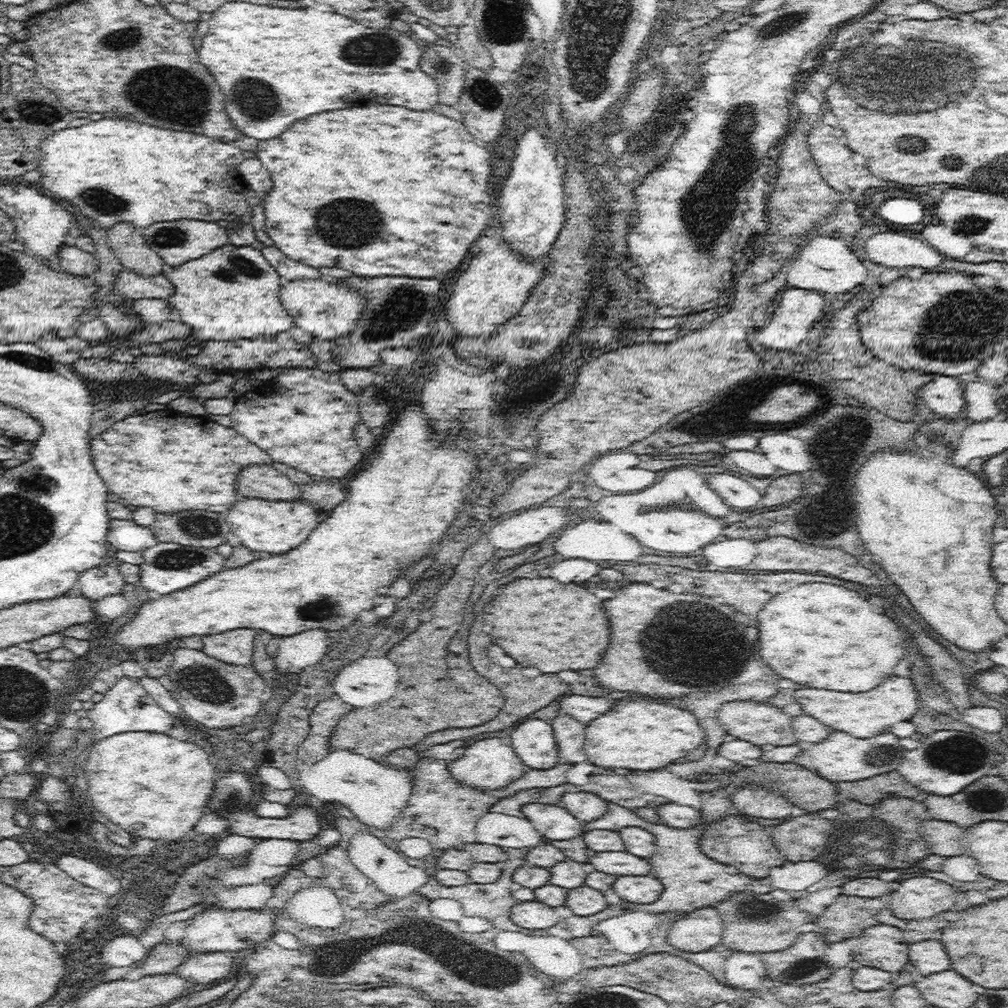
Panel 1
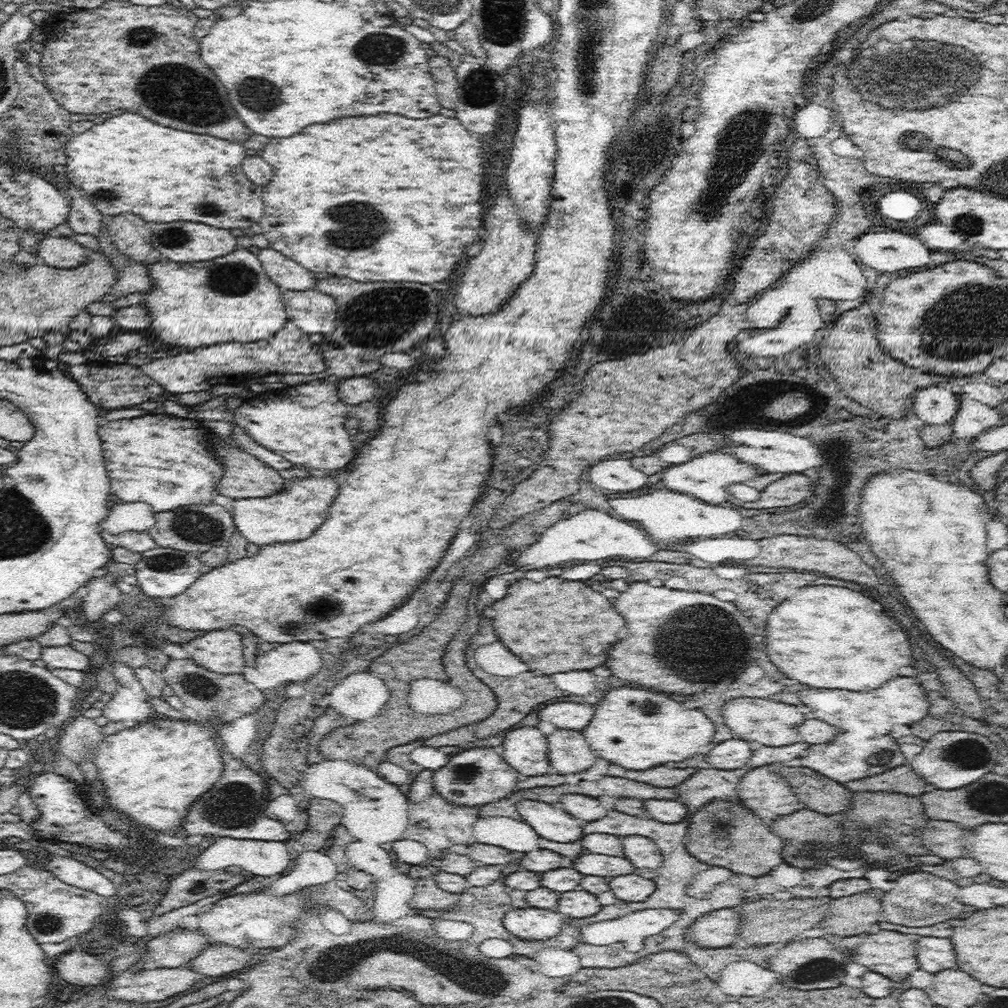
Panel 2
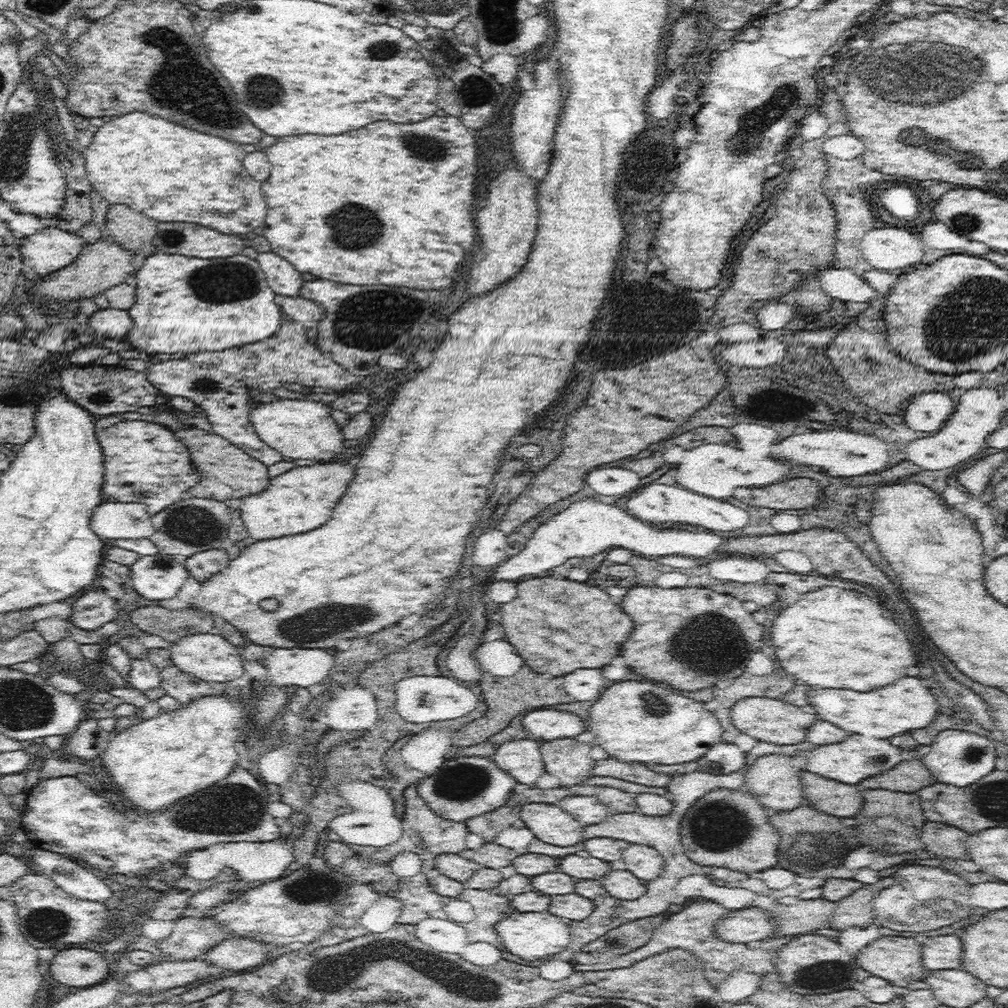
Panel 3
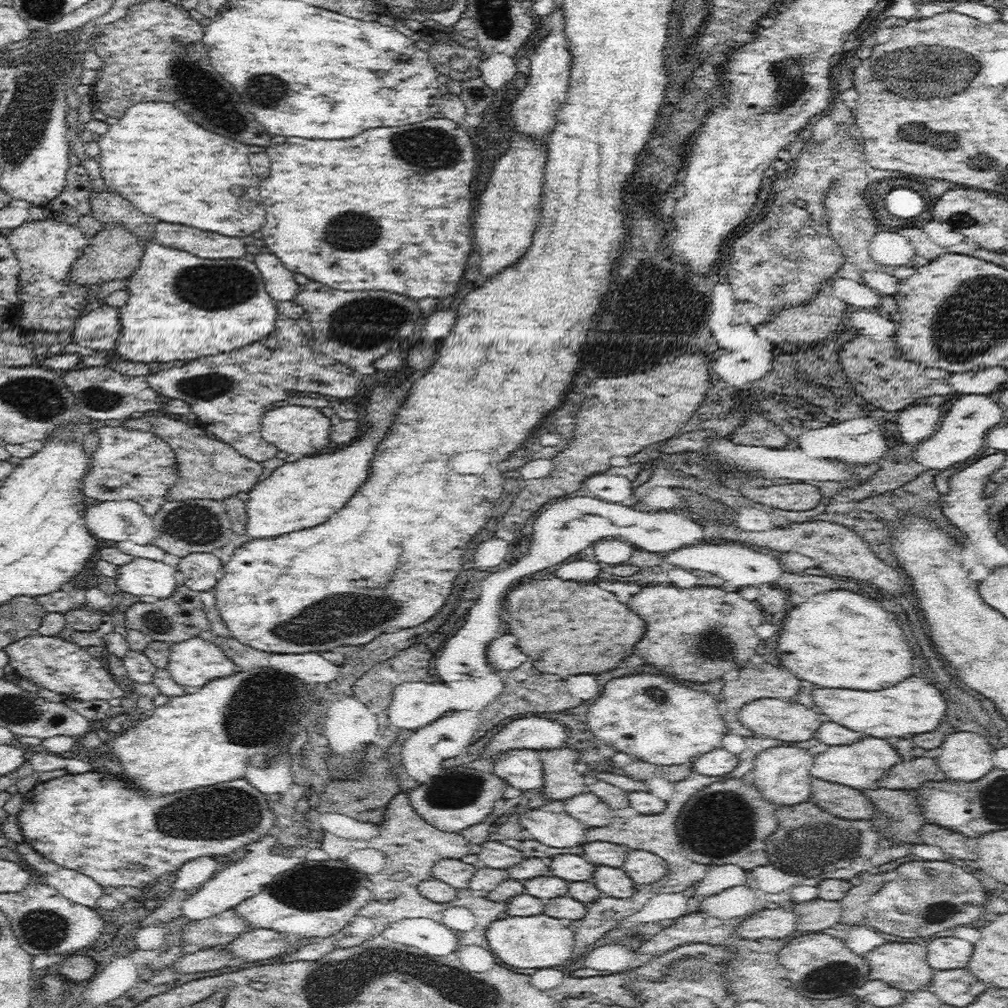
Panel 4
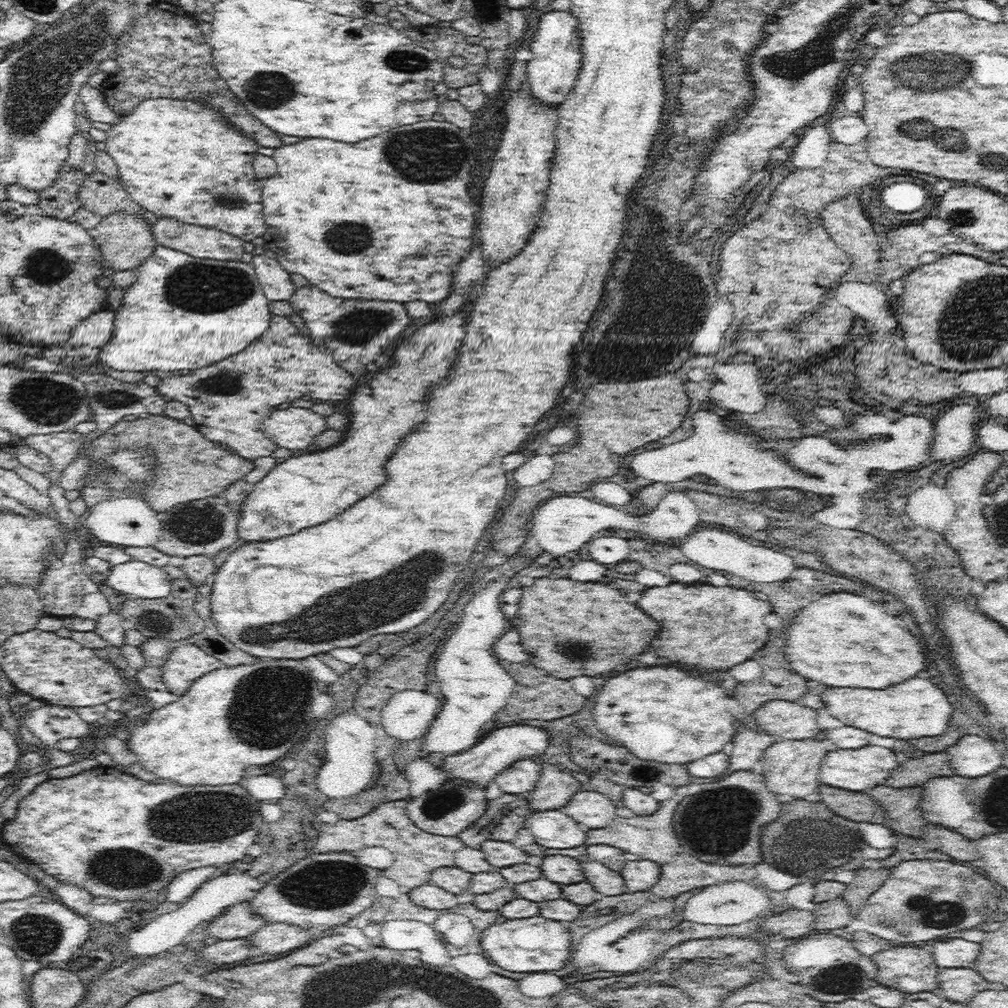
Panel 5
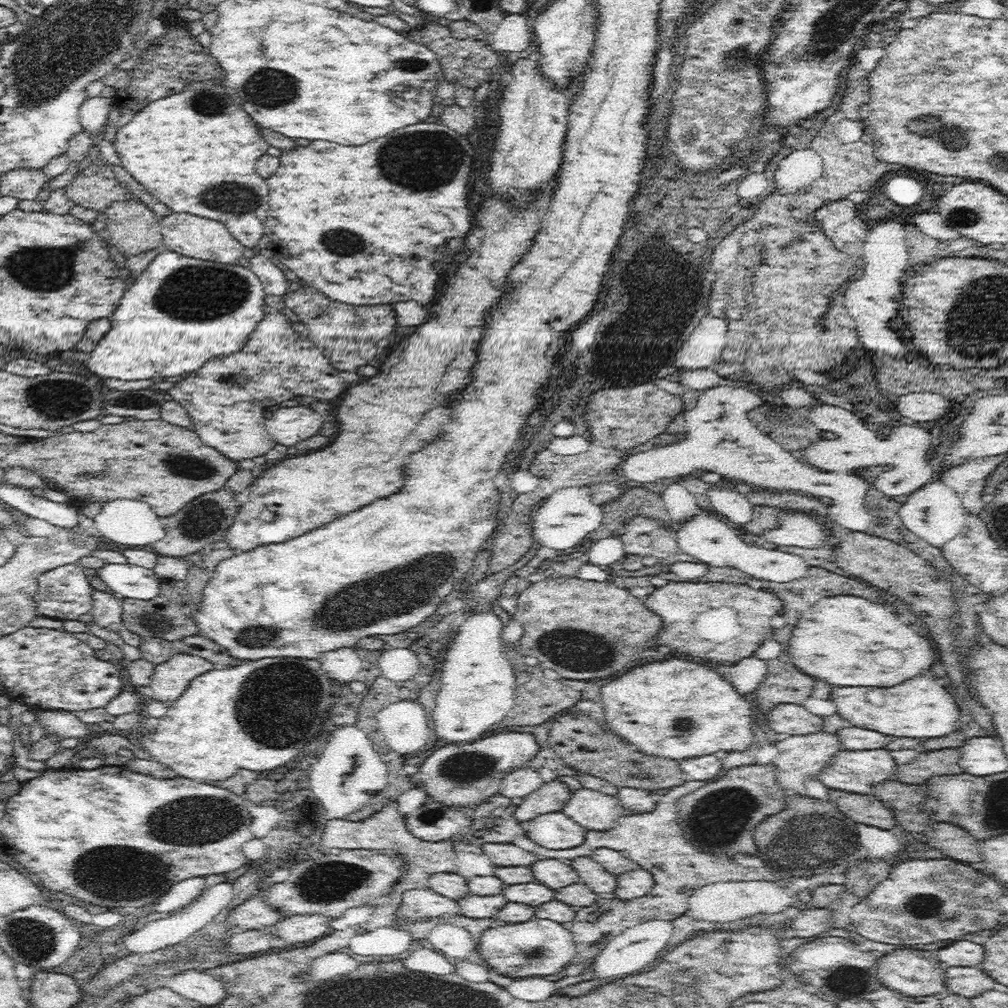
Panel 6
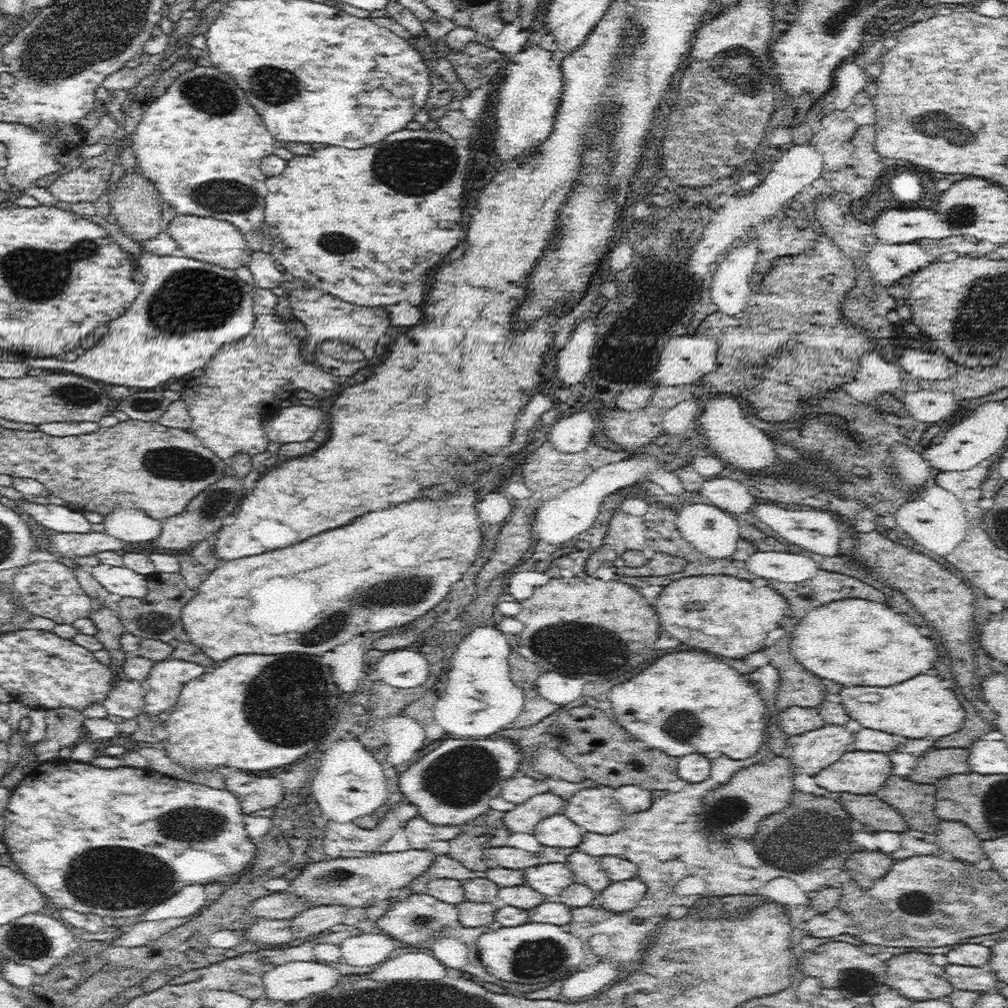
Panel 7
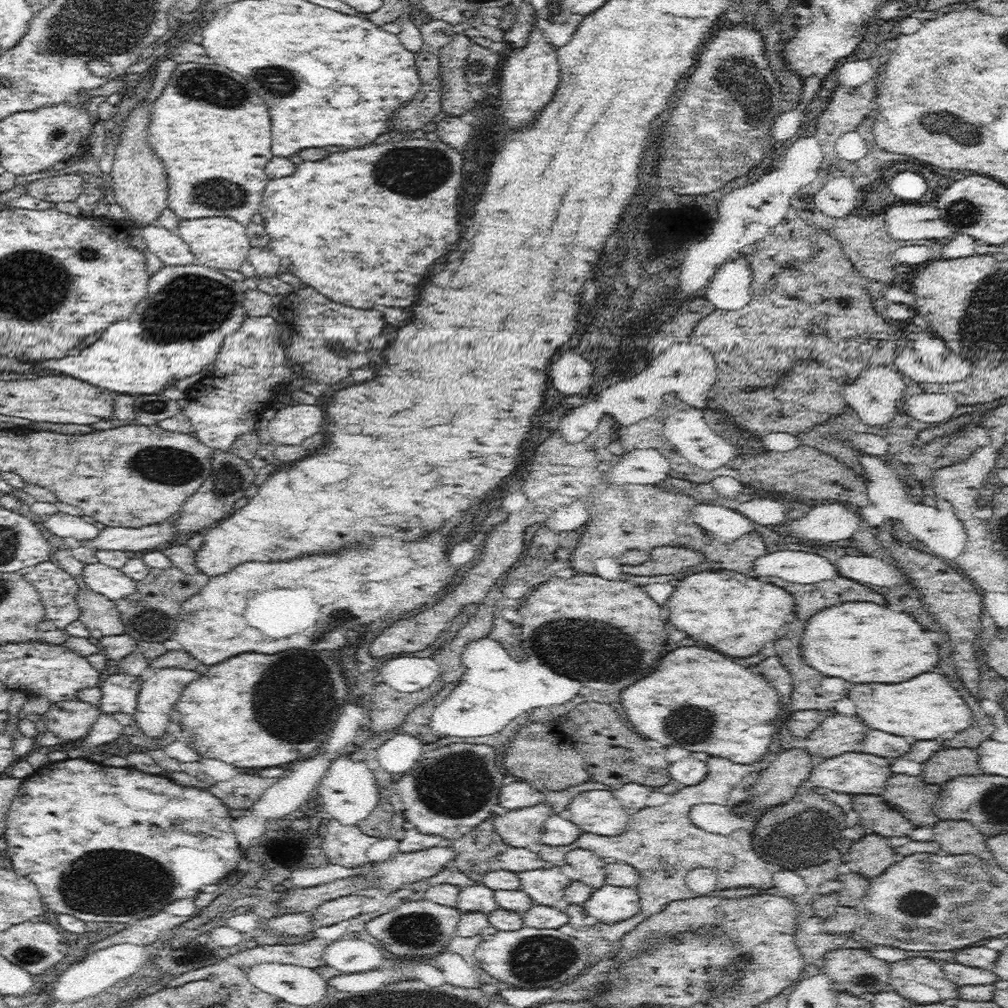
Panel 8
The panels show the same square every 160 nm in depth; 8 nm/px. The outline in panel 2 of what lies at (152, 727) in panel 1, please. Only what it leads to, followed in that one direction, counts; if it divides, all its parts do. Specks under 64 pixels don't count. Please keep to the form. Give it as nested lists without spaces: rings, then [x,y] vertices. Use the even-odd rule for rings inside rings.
[[[115,660],[112,666],[113,675],[119,683],[112,694],[112,698],[102,704],[102,714],[109,722],[139,722],[148,723],[147,719],[153,721],[155,710],[148,703],[149,694],[146,693],[140,681],[136,678],[134,668]]]

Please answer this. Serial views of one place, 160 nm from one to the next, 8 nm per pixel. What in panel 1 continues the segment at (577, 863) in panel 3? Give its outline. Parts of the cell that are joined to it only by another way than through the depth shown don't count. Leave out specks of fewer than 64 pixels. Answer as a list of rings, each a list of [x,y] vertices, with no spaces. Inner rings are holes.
[[[600,852],[589,859],[596,872],[616,876],[646,876],[650,874],[651,864],[644,858],[628,852]]]

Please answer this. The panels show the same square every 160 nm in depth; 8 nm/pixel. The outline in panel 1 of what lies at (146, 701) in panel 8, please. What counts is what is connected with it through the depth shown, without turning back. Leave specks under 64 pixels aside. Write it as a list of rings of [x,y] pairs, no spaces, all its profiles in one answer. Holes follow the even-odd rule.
[[[239,628],[202,636],[202,652],[226,663],[245,665],[251,662],[255,629]]]

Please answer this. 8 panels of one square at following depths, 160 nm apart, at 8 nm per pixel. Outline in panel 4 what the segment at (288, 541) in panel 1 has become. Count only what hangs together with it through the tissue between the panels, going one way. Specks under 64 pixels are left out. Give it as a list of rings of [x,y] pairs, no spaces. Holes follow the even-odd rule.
[[[376,386],[366,404],[368,430],[362,434],[360,440],[354,440],[348,448],[334,454],[308,455],[306,458],[299,456],[295,462],[286,462],[278,466],[268,478],[262,478],[249,491],[250,499],[246,502],[246,534],[255,539],[274,538],[286,532],[312,528],[320,522],[326,522],[330,514],[338,512],[360,488],[360,484],[368,480],[370,460],[374,458],[376,444],[386,436],[392,418],[396,416],[400,406],[402,400],[394,396],[394,388]],[[384,418],[388,418],[388,422],[384,424],[380,434],[376,434],[376,428]]]

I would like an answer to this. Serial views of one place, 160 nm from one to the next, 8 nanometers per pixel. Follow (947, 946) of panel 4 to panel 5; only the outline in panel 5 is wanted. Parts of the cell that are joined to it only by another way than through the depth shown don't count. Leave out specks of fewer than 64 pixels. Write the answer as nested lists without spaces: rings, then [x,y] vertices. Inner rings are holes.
[[[962,938],[935,941],[932,945],[935,964],[941,969],[970,968],[980,954],[980,944]]]

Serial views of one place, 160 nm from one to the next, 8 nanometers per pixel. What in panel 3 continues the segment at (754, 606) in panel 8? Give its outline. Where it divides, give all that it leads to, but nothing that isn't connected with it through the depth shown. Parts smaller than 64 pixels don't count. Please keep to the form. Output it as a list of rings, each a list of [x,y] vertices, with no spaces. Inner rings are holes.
[[[636,586],[628,590],[622,608],[634,620],[634,632],[624,642],[620,656],[636,674],[652,678],[652,681],[668,682],[680,690],[692,692],[716,687],[718,682],[724,684],[742,676],[756,652],[754,642],[762,638],[762,626],[752,620],[752,614],[744,608],[744,602],[708,588],[684,586],[664,590],[658,586]]]

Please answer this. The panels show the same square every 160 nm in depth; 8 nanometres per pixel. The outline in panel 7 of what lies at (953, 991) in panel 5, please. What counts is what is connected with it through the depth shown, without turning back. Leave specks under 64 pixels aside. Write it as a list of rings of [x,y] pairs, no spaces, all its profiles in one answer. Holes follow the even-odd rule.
[[[946,964],[944,967],[948,980],[956,990],[971,990],[972,992],[986,992],[988,988],[996,986],[998,978],[992,972],[986,972],[984,968],[976,966],[961,966],[958,964]]]

